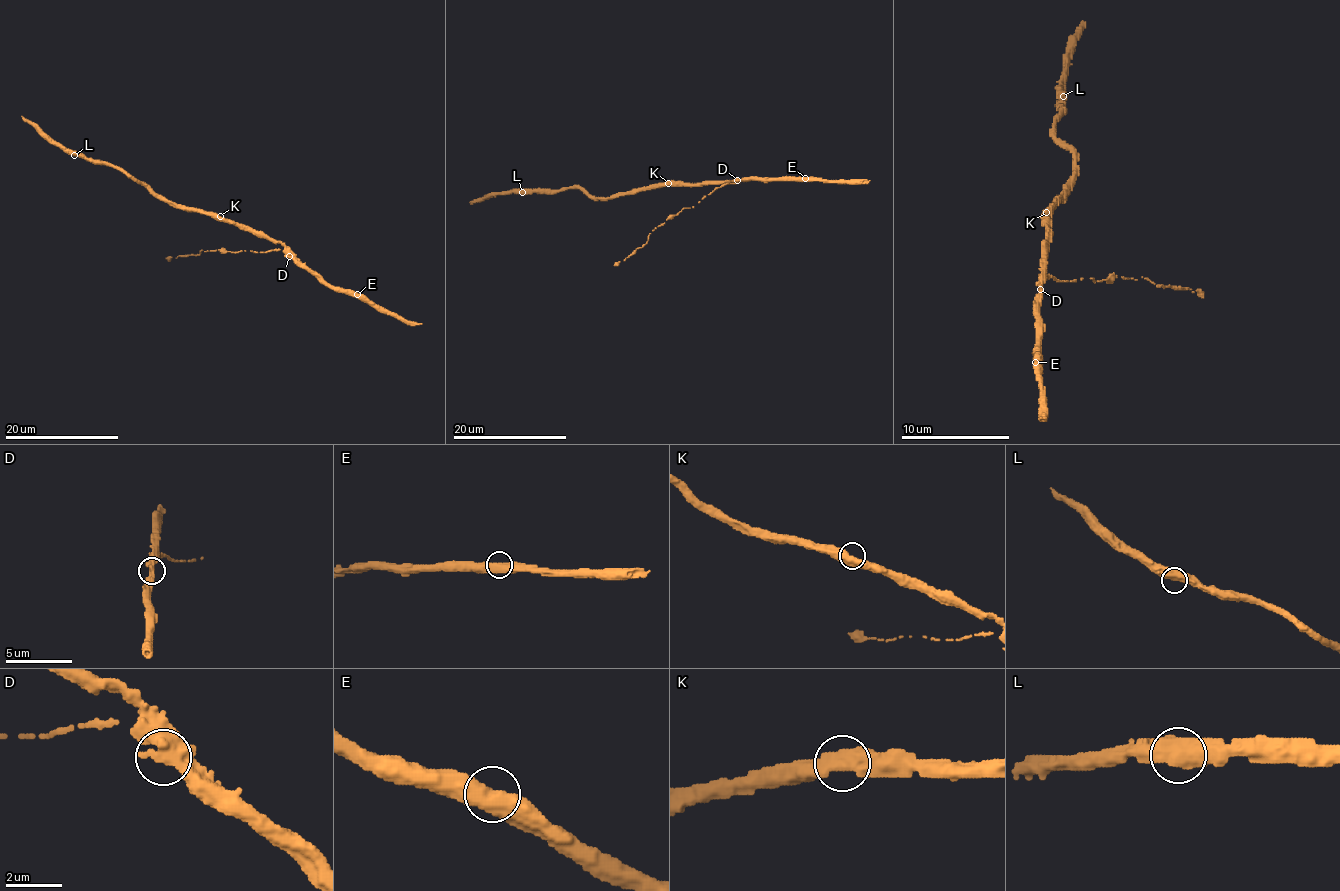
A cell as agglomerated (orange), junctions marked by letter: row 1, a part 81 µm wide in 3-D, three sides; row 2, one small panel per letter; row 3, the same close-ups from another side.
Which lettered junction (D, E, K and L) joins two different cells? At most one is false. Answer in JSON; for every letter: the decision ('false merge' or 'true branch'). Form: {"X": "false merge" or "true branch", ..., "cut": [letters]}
{"D": "false merge", "E": "true branch", "K": "true branch", "L": "true branch", "cut": ["D"]}

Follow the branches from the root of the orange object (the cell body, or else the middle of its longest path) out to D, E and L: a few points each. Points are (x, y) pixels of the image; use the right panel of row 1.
D: (1049, 218), (1046, 280), (1041, 288)
E: (1049, 218), (1046, 272), (1038, 302), (1038, 359), (1035, 362)
L: (1049, 218), (1054, 204), (1073, 183), (1073, 155), (1054, 136), (1054, 123), (1060, 117), (1063, 96)

